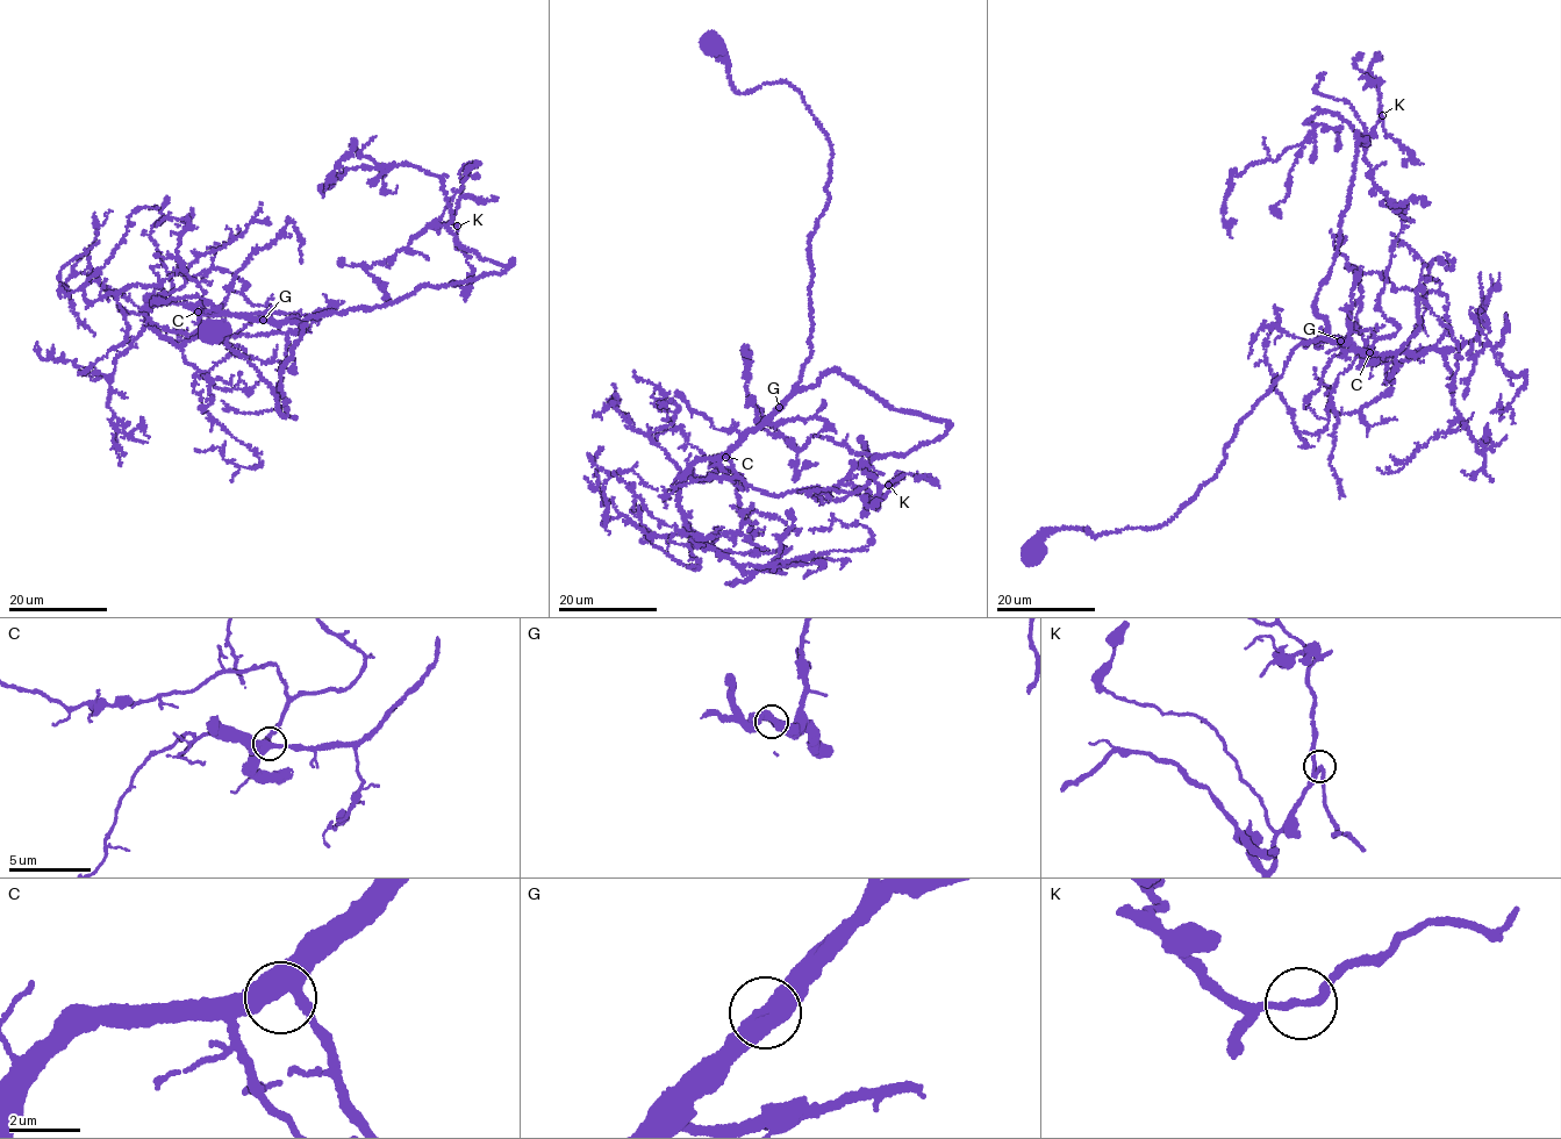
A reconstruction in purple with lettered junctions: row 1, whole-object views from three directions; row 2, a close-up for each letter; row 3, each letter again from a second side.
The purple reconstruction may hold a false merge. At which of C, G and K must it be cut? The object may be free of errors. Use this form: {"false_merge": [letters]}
{"false_merge": []}

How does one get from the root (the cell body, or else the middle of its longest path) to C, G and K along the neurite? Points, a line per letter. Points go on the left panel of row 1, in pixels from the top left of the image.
C: (210, 332), (214, 338), (229, 332), (228, 345), (266, 381), (287, 415), (280, 370), (305, 326), (198, 312)
G: (210, 332), (214, 338), (229, 332), (228, 345), (266, 381), (287, 415), (280, 370), (305, 326), (264, 320)
K: (210, 332), (229, 332), (287, 415), (280, 370), (305, 326), (284, 321), (506, 270), (424, 229), (457, 226)

